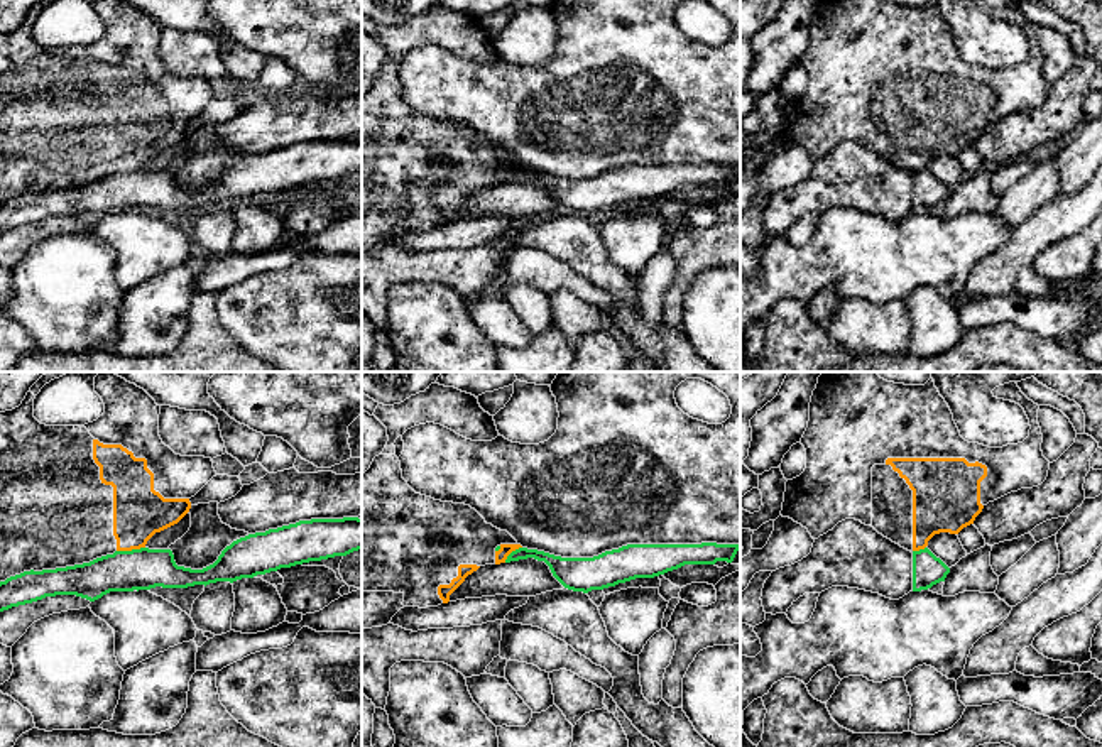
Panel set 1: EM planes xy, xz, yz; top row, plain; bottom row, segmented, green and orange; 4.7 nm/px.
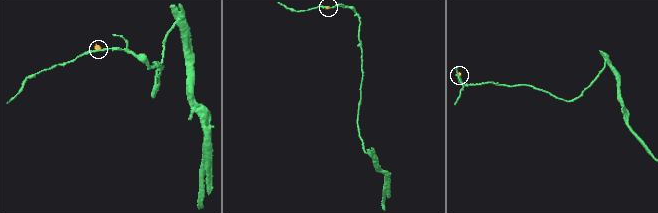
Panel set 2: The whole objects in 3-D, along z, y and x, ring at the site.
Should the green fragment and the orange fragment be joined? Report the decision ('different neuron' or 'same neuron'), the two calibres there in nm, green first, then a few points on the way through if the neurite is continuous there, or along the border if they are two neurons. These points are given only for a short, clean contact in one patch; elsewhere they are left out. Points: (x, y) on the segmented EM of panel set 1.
different neuron; 200 nm thick on the green side, 240 nm on the other; border along xy (144, 546), (117, 551)

